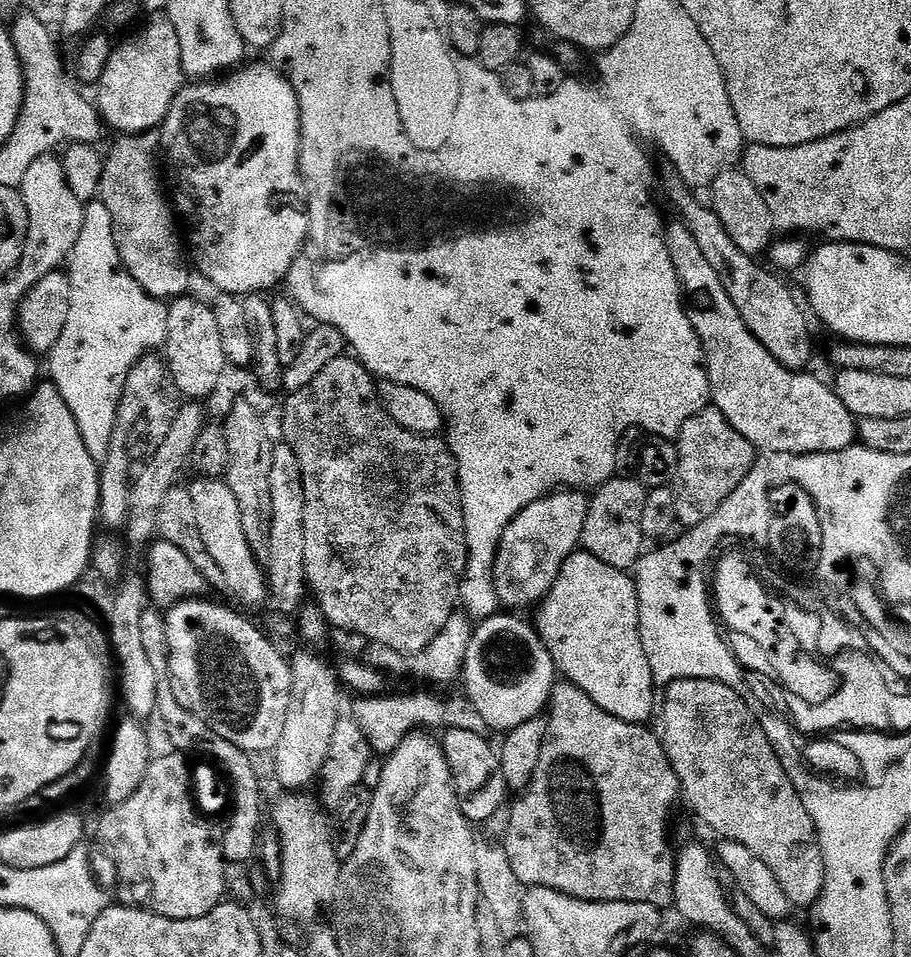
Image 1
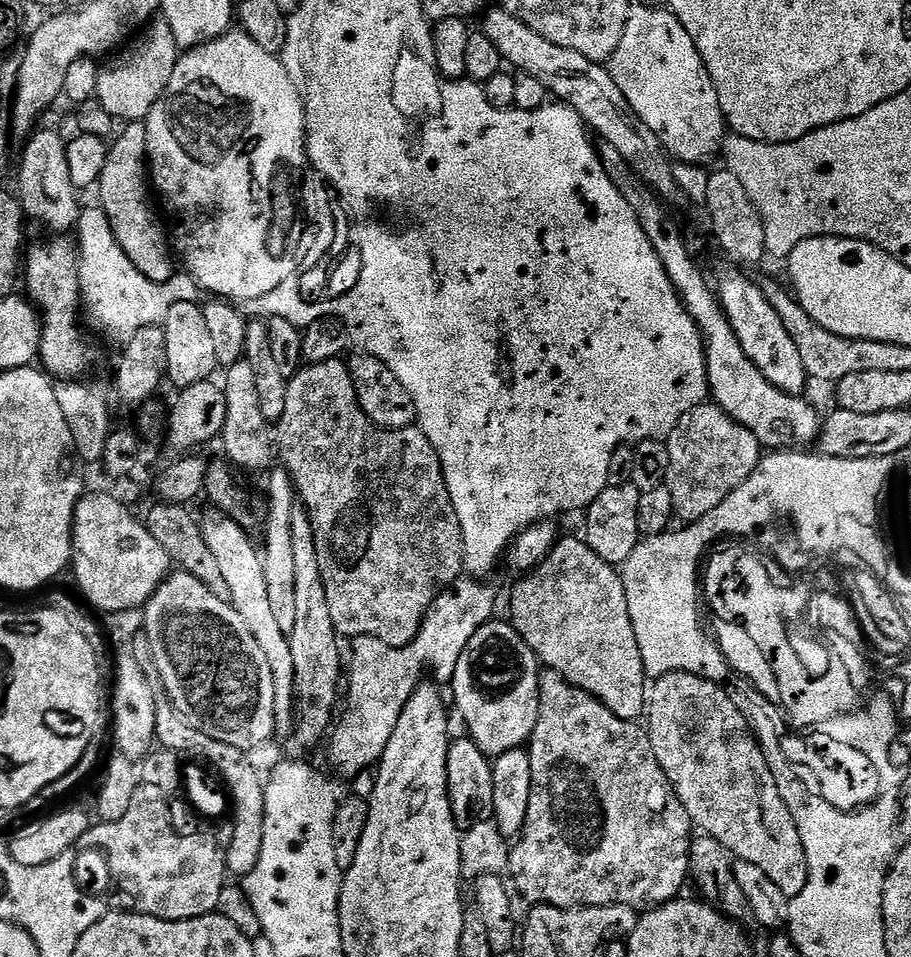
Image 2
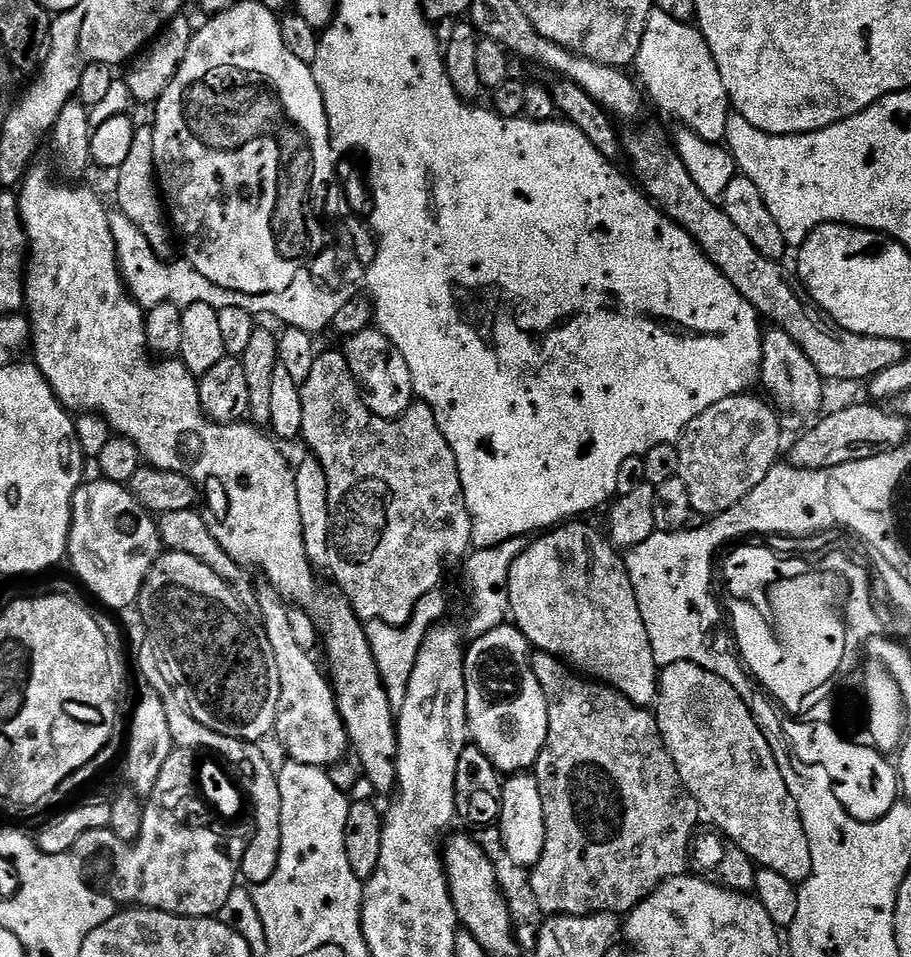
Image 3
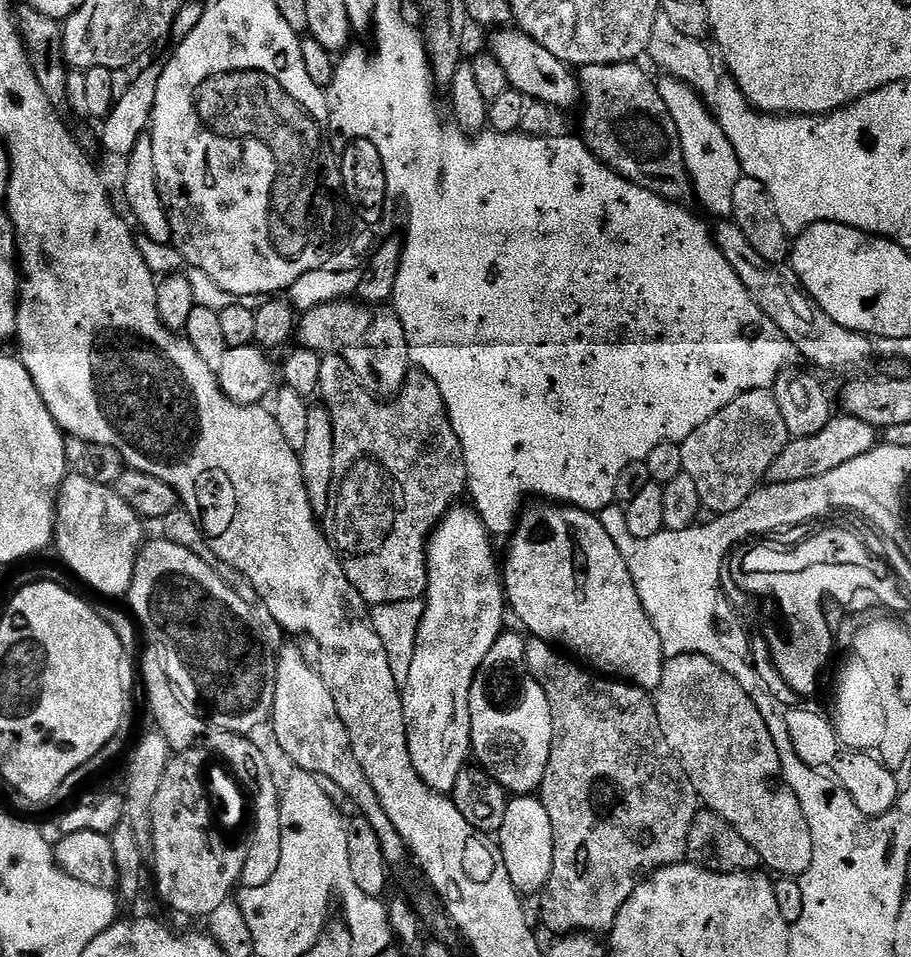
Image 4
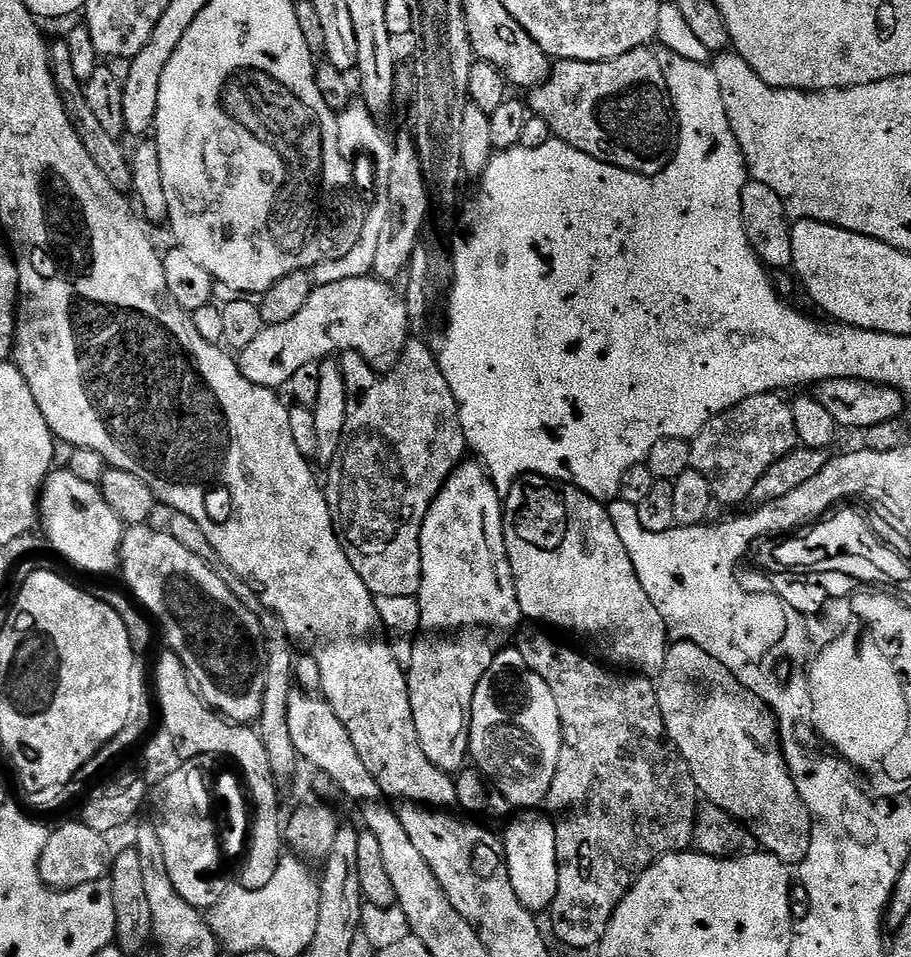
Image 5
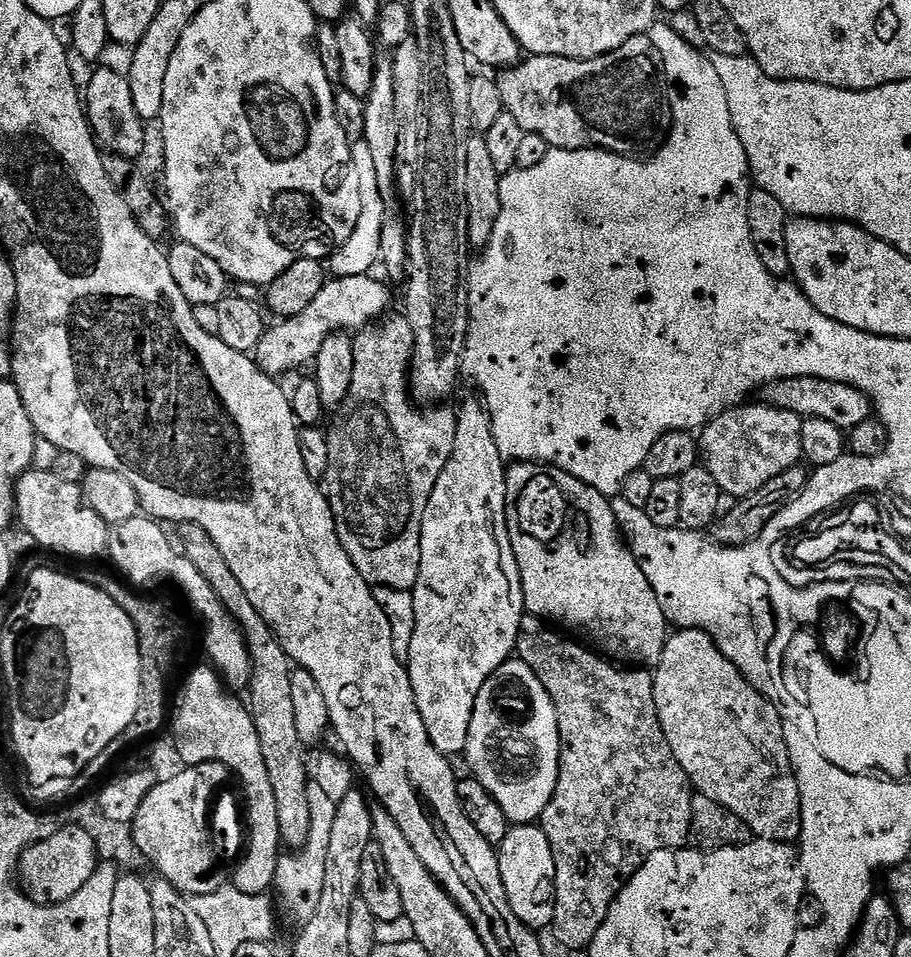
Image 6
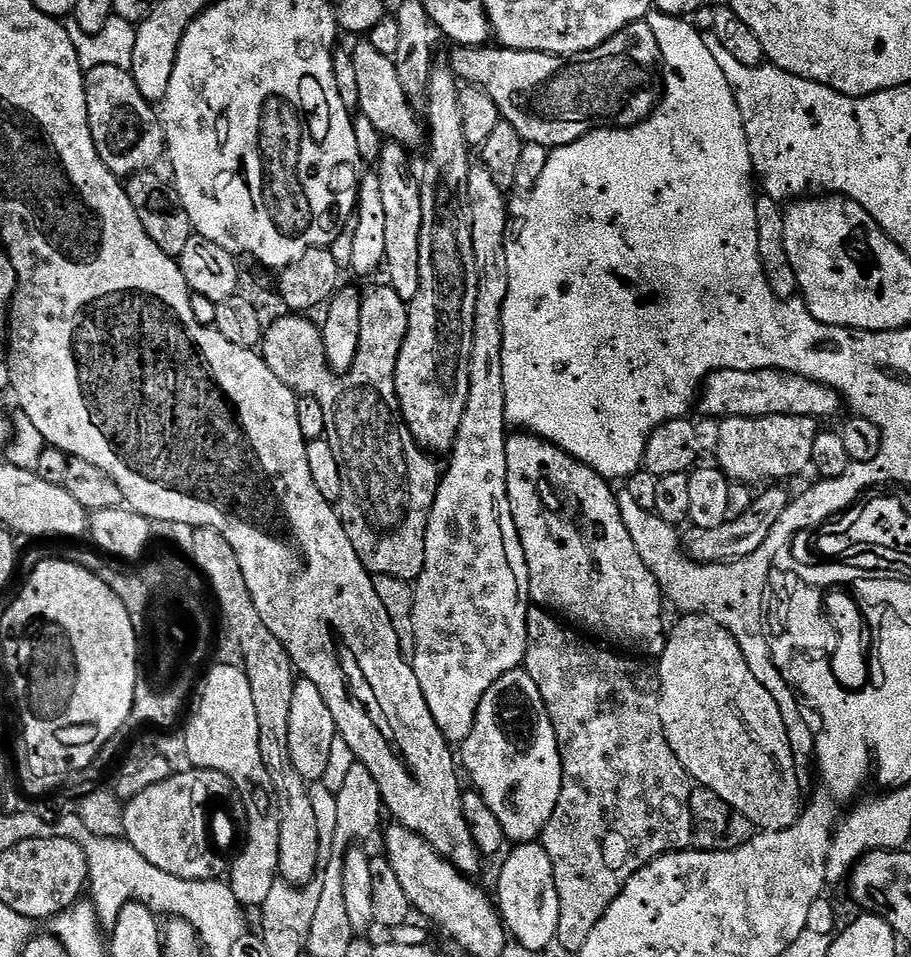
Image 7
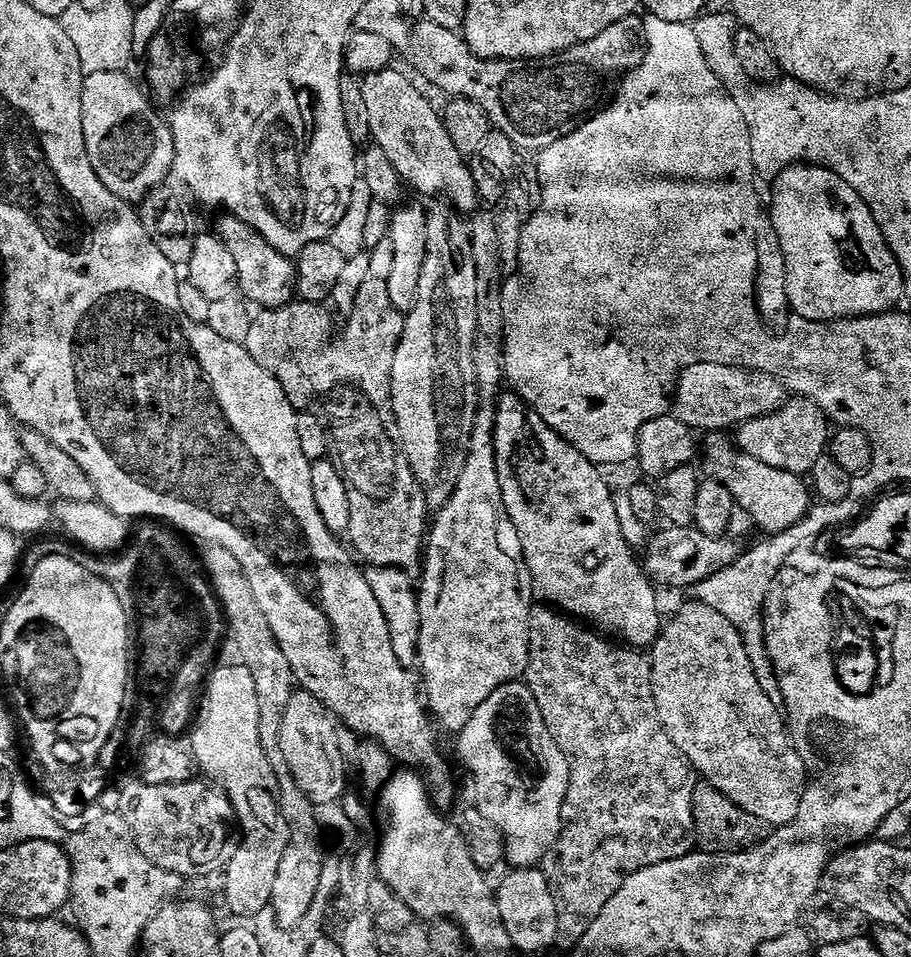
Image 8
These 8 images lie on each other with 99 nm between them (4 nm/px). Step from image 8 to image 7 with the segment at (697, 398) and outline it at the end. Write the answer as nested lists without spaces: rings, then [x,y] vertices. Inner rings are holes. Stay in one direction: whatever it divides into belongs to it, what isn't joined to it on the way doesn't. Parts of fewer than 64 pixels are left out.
[[[777,368],[766,370],[726,370],[713,372],[706,381],[706,387],[702,392],[702,404],[704,400],[704,412],[715,418],[731,418],[741,416],[747,420],[757,420],[763,416],[805,416],[817,422],[823,422],[827,416],[836,416],[842,409],[842,397],[830,386],[826,386],[817,380],[806,378],[802,374],[794,374]]]

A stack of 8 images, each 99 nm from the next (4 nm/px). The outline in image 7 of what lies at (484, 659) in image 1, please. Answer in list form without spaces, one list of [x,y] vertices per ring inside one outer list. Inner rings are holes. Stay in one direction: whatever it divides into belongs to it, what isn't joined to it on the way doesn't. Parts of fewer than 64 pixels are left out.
[[[507,672],[486,690],[474,726],[463,740],[460,752],[458,748],[463,771],[466,776],[468,771],[471,787],[494,810],[494,818],[502,822],[509,841],[539,841],[556,809],[564,785],[564,767],[542,694],[538,694],[538,686],[528,672]]]

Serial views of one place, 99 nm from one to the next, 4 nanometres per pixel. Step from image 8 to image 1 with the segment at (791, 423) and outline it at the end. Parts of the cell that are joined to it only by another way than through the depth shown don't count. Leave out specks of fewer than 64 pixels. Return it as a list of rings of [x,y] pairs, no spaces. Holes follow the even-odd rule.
[[[715,406],[696,412],[680,428],[680,437],[674,440],[678,450],[678,466],[674,491],[681,501],[693,504],[700,514],[713,512],[757,467],[758,450],[738,430],[727,422]]]

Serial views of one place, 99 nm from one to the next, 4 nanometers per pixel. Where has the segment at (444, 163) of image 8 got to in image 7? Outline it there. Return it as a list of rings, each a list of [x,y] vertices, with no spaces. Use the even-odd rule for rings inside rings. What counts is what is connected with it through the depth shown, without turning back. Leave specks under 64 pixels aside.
[[[363,42],[351,49],[354,71],[357,75],[357,101],[359,111],[373,123],[381,137],[395,143],[413,146],[425,139],[426,128],[411,108],[410,99],[399,80],[399,70],[393,57],[379,53],[369,42]]]

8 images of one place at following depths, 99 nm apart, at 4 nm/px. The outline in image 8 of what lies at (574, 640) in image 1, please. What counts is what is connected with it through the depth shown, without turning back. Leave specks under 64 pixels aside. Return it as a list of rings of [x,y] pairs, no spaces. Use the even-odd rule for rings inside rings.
[[[512,390],[503,396],[504,393],[496,401],[494,433],[498,482],[502,486],[506,510],[518,530],[518,538],[522,538],[522,554],[530,570],[533,593],[539,599],[541,596],[545,605],[569,617],[591,622],[605,633],[613,632],[608,634],[619,638],[625,645],[637,650],[651,649],[662,631],[660,604],[656,601],[658,588],[641,557],[639,560],[632,553],[624,537],[624,528],[620,525],[622,514],[616,509],[614,491],[600,473],[603,471],[560,436],[523,396]]]

